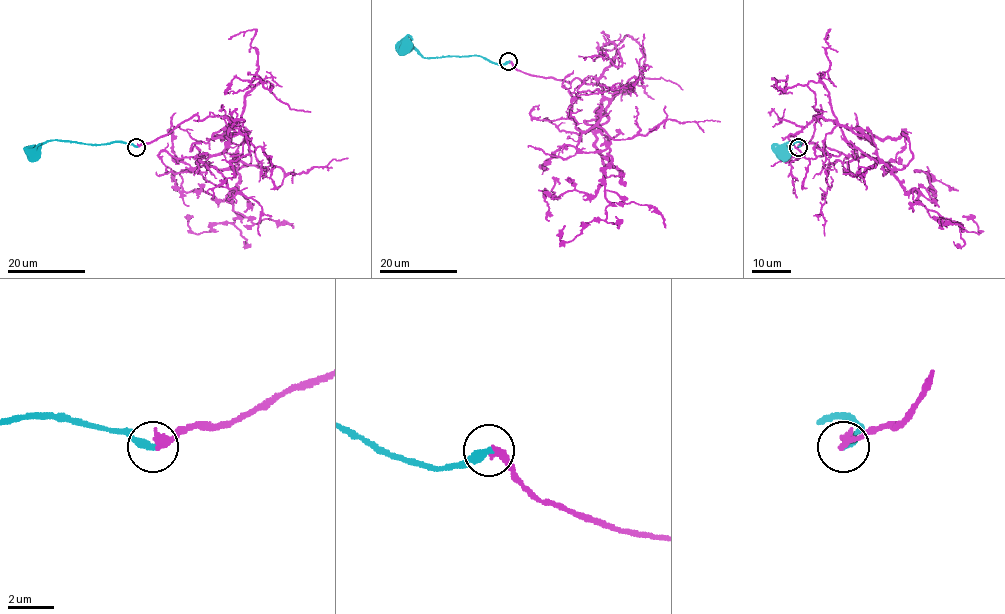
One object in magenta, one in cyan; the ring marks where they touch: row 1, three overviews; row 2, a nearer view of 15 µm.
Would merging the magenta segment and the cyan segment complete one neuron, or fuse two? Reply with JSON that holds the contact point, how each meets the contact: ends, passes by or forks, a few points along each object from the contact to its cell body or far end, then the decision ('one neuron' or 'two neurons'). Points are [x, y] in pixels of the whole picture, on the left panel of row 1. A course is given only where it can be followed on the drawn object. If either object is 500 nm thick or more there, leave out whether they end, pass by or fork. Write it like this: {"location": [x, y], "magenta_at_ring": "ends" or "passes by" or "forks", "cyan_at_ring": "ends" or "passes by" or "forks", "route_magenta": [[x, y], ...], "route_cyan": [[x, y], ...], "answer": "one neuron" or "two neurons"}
{"location": [136, 147], "magenta_at_ring": "ends", "cyan_at_ring": "ends", "route_magenta": [[137, 147], [196, 115], [230, 120], [237, 217], [199, 234], [193, 217]], "route_cyan": [[137, 147], [117, 142], [83, 144], [51, 140], [33, 151]], "answer": "one neuron"}

